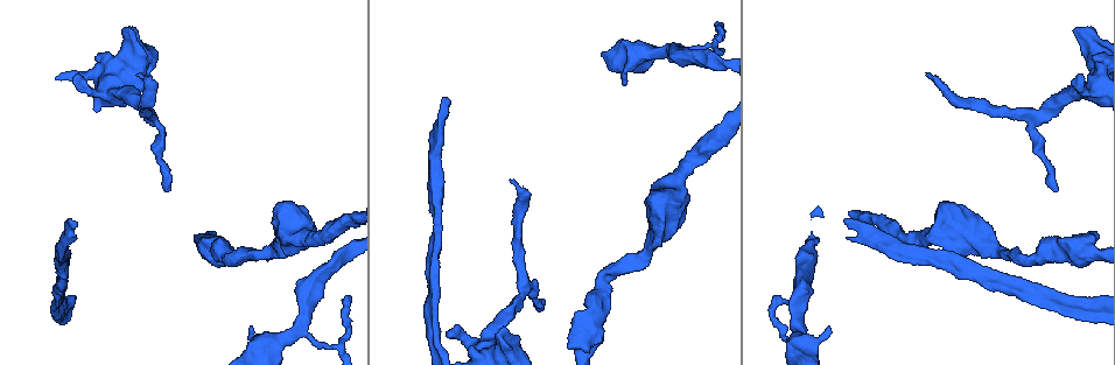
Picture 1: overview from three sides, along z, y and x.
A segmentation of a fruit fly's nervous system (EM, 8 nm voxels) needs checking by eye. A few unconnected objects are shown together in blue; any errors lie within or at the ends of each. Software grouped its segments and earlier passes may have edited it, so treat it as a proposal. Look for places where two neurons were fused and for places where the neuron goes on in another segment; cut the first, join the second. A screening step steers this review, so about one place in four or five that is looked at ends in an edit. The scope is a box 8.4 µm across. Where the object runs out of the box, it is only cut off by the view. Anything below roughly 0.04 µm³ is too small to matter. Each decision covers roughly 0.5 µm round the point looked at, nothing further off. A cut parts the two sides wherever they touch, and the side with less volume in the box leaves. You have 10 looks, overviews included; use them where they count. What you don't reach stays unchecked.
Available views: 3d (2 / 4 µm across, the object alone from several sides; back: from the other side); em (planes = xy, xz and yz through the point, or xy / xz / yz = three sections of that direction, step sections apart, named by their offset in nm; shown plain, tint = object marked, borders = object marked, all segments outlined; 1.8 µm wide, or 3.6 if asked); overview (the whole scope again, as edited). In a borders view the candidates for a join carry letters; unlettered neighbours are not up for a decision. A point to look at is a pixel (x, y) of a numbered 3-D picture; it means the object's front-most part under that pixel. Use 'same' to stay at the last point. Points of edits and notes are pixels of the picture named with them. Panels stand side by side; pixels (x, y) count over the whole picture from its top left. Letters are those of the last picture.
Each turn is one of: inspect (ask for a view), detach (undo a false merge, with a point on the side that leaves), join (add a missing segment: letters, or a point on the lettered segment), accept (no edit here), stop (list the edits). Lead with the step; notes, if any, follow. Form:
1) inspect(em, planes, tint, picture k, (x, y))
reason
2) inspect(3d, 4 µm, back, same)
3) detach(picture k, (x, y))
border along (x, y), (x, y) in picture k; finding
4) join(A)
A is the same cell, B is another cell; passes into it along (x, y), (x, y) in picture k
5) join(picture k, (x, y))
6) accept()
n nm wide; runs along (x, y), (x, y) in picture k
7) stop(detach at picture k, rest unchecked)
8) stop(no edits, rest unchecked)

inspect(3d, 4 µm, picture 1, (503, 329))
free end

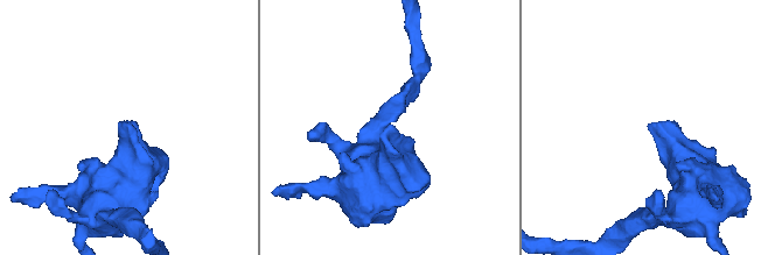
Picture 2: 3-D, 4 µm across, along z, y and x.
inspect(em, planes, borders, picture 2, (650, 123))

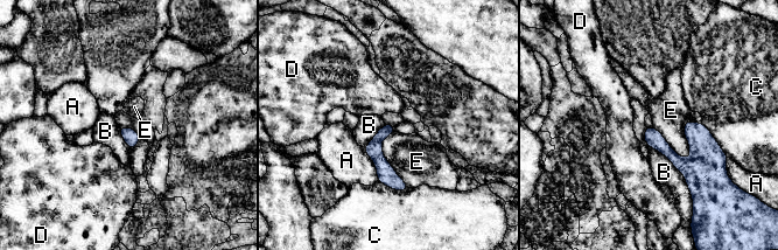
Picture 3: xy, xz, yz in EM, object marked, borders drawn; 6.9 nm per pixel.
accept()
A, B, C, D and E are other cells; runs along (387, 126), (377, 157), (401, 188) in picture 3; no lettered segment goes on from it

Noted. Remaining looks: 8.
inspect(3d, 2 µm, picture 1, (168, 188))
branch stops here

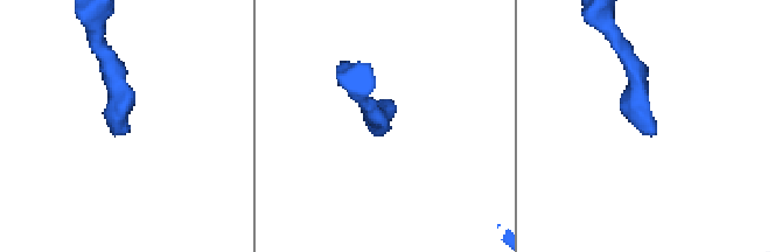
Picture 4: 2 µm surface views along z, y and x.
inspect(em, planes, borders, picture 4, (124, 133))

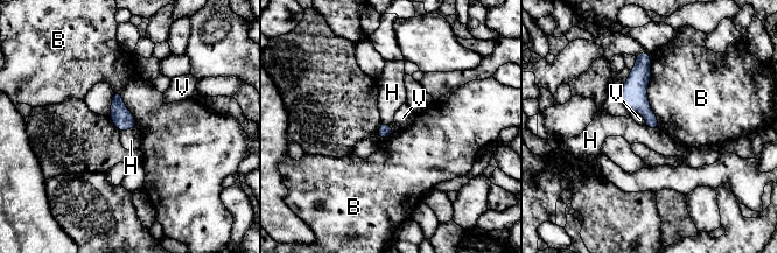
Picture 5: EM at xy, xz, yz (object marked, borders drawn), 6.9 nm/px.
accept()
90 nm wide; B, H and V are other cells; border along (382, 120), (396, 129) in picture 5; none of them fits

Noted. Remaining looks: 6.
inspect(3d, 4 µm, picture 1, (73, 223))
branch stops here

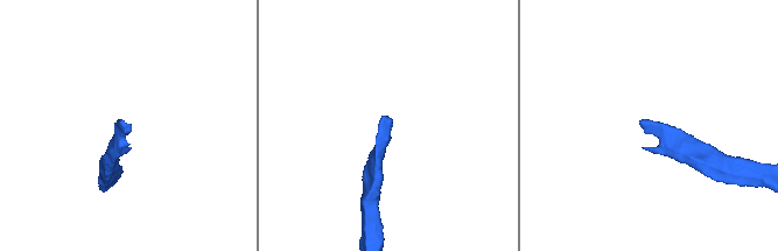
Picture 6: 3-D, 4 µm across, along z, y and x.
inspect(em, planes, borders, picture 6, (128, 126))
now the EM

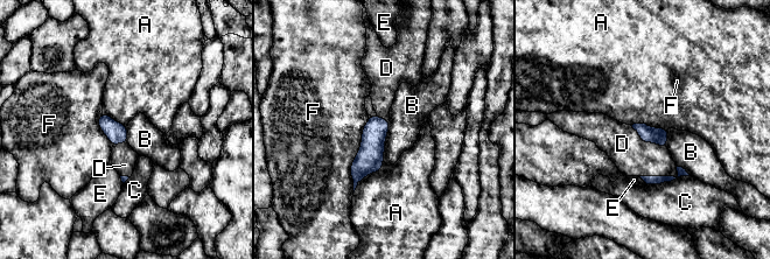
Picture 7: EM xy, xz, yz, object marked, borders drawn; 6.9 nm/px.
join(D)
D is the same cell, A, B, C, E and F are other cells; passes into it along (649, 180), (663, 176), (632, 158) in picture 7; the neuron continues

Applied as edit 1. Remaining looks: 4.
inspect(em, 3.6 µm, planes, plain, picture 1, (428, 317))
branch point

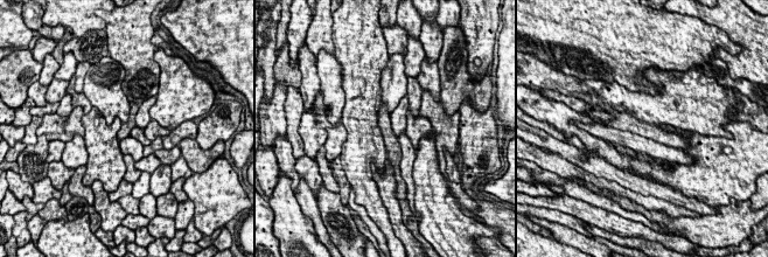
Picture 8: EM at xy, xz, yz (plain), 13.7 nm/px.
inspect(em, 3.6 µm, planes, tint, same)

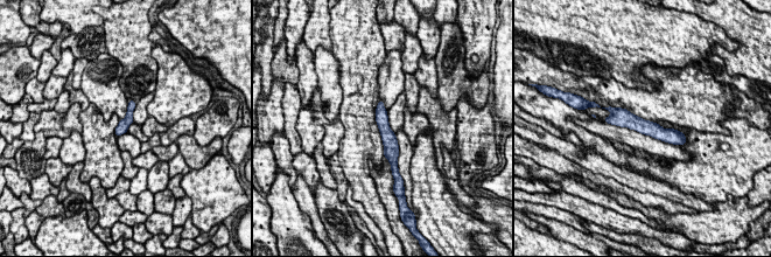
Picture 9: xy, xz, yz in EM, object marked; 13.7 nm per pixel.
inspect(em, 3.6 µm, planes, borders, same)
what lies round it

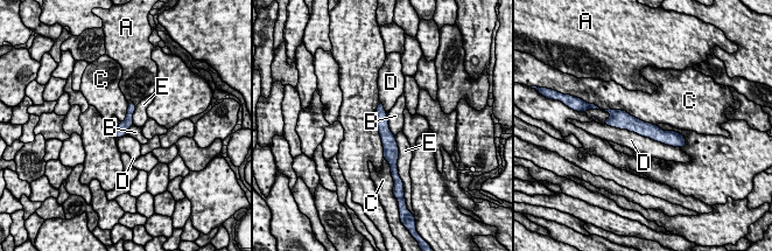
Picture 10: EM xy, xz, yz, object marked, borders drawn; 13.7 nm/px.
accept()
A, B, C, D and E are other cells; runs along (611, 121), (676, 136) in picture 10; continuous, no second neuron

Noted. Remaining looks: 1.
stop(join at picture 7, rest unchecked)

